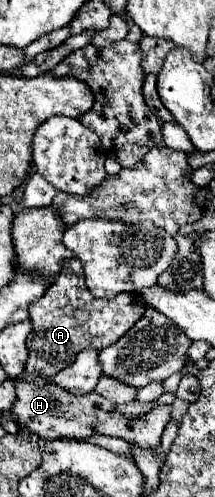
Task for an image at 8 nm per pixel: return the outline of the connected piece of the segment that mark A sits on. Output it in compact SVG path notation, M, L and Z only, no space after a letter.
M78 258L62 260L60 266L60 274L56 274L56 278L48 284L42 298L30 302L28 306L32 332L26 342L26 368L48 376L54 376L56 372L70 366L78 352L86 348L102 350L120 340L146 310L140 294L124 292L116 298L94 298L84 284L82 264L78 262Z

